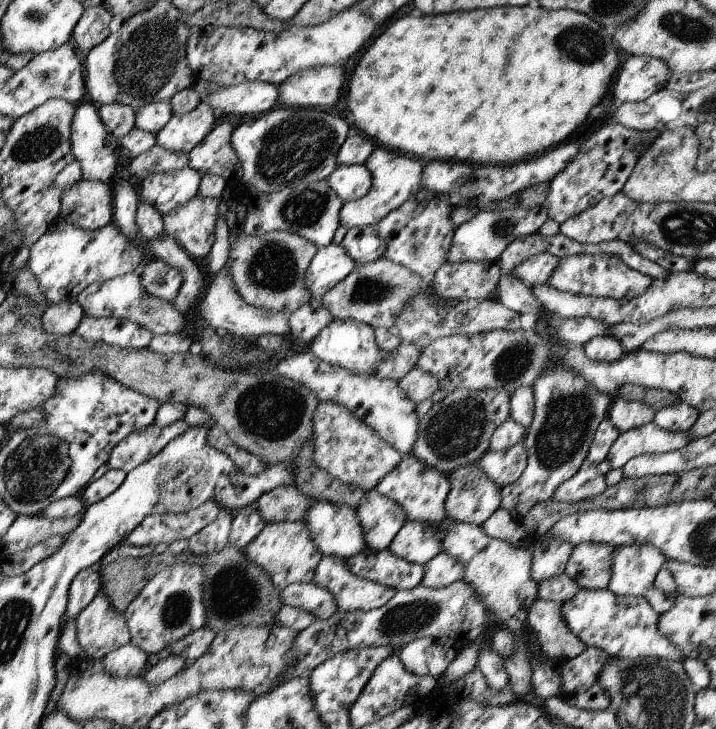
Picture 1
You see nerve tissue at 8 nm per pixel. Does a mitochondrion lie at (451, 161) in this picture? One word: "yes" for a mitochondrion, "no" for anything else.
no

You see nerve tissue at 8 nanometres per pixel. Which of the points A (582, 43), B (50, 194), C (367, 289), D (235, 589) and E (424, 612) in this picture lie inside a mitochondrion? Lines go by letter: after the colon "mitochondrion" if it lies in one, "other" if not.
A: mitochondrion
B: other
C: mitochondrion
D: mitochondrion
E: mitochondrion

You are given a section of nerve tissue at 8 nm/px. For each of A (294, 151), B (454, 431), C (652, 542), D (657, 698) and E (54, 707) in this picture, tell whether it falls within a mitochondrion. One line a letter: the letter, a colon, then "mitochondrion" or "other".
A: mitochondrion
B: mitochondrion
C: other
D: mitochondrion
E: other

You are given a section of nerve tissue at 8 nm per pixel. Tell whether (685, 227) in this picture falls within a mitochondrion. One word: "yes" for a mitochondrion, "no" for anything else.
yes

